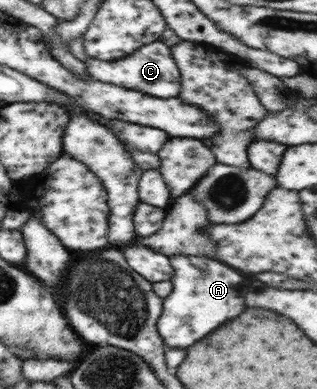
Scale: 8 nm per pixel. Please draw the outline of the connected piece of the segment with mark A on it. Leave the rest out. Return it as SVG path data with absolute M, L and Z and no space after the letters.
M172 255L169 260L173 287L171 293L163 298L163 311L157 320L157 331L166 346L188 348L244 310L244 294L248 286L238 271L208 257Z

